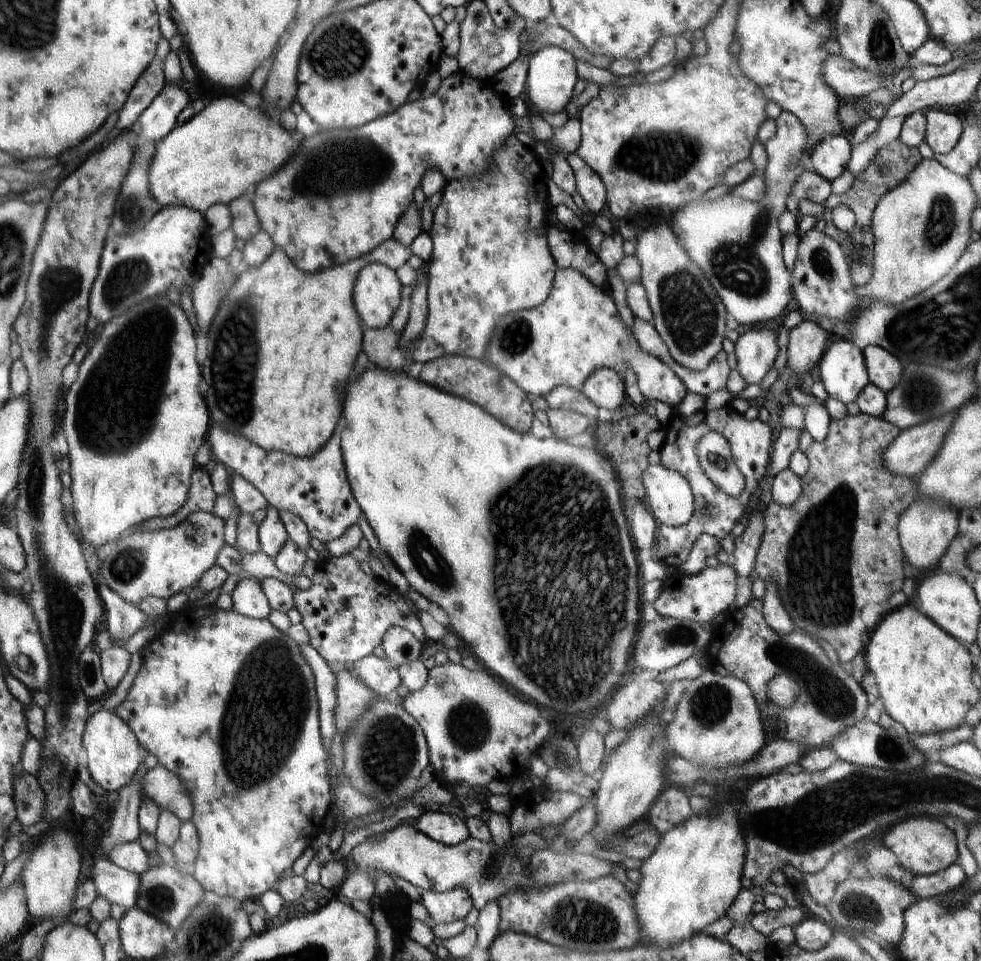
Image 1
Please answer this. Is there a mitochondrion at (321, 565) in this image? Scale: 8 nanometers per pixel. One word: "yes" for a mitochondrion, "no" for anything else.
no

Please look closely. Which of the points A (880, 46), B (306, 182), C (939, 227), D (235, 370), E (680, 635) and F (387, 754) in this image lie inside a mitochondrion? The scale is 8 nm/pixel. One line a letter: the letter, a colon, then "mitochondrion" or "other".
A: mitochondrion
B: mitochondrion
C: mitochondrion
D: mitochondrion
E: mitochondrion
F: mitochondrion

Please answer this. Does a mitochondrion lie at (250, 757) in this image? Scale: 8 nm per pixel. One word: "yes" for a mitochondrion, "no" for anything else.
yes

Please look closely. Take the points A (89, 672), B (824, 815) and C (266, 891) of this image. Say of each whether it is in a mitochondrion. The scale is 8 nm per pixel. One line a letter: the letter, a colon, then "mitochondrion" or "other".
A: mitochondrion
B: mitochondrion
C: other

